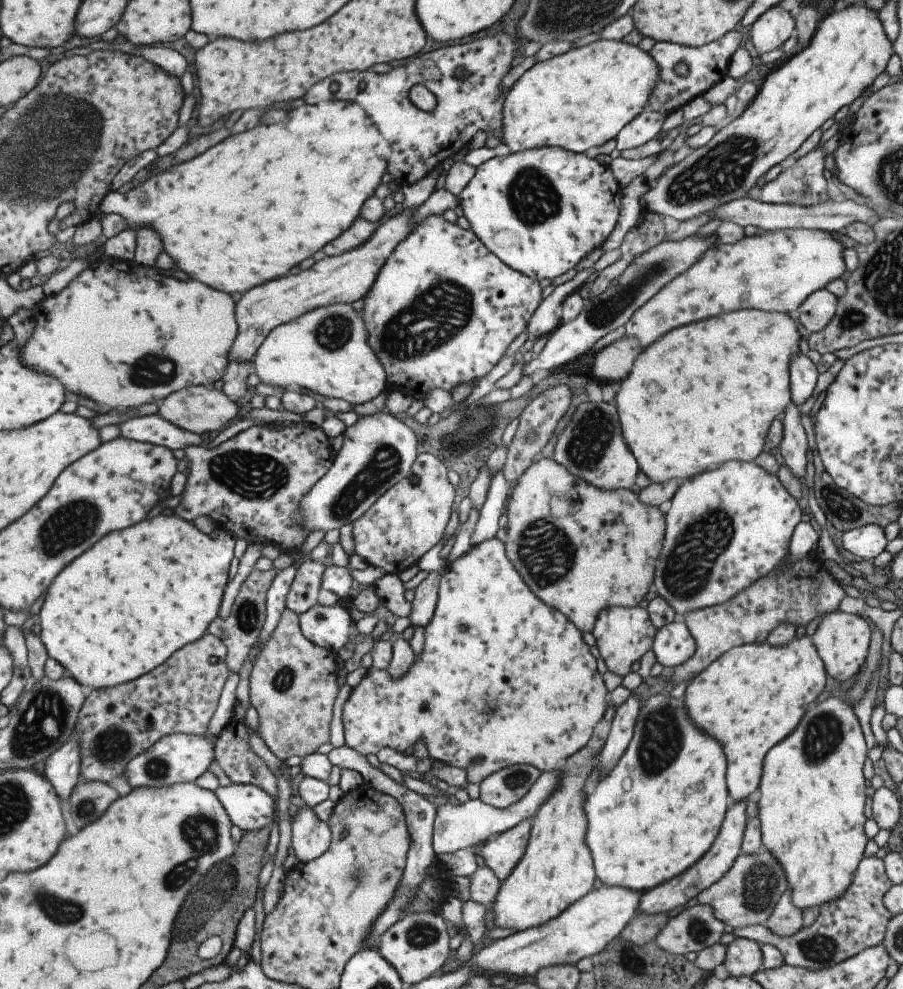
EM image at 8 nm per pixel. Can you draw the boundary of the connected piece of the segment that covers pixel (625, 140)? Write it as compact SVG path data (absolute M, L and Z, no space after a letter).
M649 103L645 104L645 108L629 124L625 124L615 136L616 149L621 152L626 148L627 150L637 148L651 138L660 138L664 117L659 112L649 109Z

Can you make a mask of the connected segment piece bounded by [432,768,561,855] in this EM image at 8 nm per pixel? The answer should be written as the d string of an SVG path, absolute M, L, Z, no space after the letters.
M559 768L540 773L539 778L529 788L529 792L526 792L517 802L510 804L507 808L496 809L479 799L469 798L462 804L445 803L438 806L437 818L432 824L432 850L434 854L449 854L459 849L470 849L475 844L486 842L487 838L493 834L501 834L522 820L531 819L535 816L537 808L559 786L559 778L561 778Z

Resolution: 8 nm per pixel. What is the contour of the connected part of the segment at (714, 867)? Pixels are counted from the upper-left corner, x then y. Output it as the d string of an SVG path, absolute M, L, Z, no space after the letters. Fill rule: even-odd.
M746 798L730 802L725 810L725 818L721 822L721 830L717 832L711 848L693 866L689 866L689 872L681 872L679 876L673 876L673 880L665 880L657 886L643 891L639 897L638 912L642 914L666 914L673 908L685 906L693 896L697 896L701 890L709 888L711 884L717 882L725 872L731 868L733 861L737 858L741 850L742 834L745 830L747 816L745 816Z

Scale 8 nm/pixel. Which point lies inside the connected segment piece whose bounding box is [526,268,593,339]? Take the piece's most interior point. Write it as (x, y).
(543, 321)

